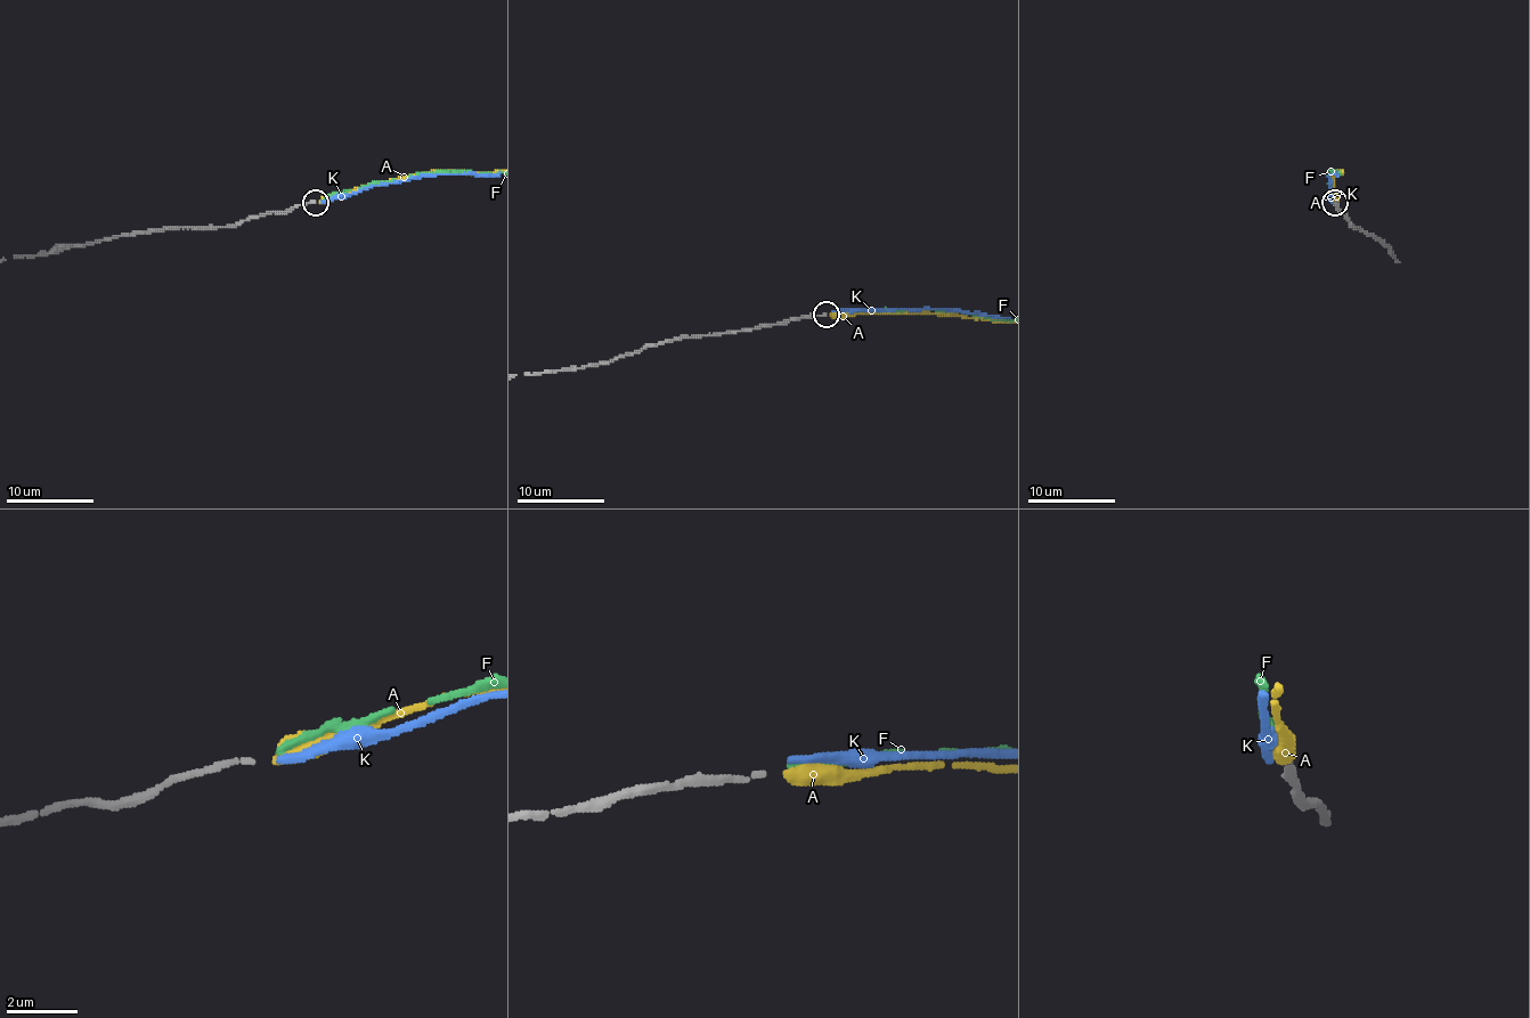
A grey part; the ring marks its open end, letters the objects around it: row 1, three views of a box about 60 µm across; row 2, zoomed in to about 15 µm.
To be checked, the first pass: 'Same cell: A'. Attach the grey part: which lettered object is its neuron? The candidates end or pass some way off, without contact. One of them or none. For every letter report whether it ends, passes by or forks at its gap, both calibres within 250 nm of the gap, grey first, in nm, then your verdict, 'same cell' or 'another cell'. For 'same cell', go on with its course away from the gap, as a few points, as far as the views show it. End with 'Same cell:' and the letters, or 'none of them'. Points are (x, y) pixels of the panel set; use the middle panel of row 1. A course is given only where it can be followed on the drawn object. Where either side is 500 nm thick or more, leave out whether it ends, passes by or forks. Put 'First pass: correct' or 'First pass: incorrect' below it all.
A: it ends; calibres 140 and 480 nm; same cell
F: it ends; calibres 140 and 200 nm; another cell
K: it ends; calibres 140 and 200 nm; another cell
Same cell: A
First pass: correct

